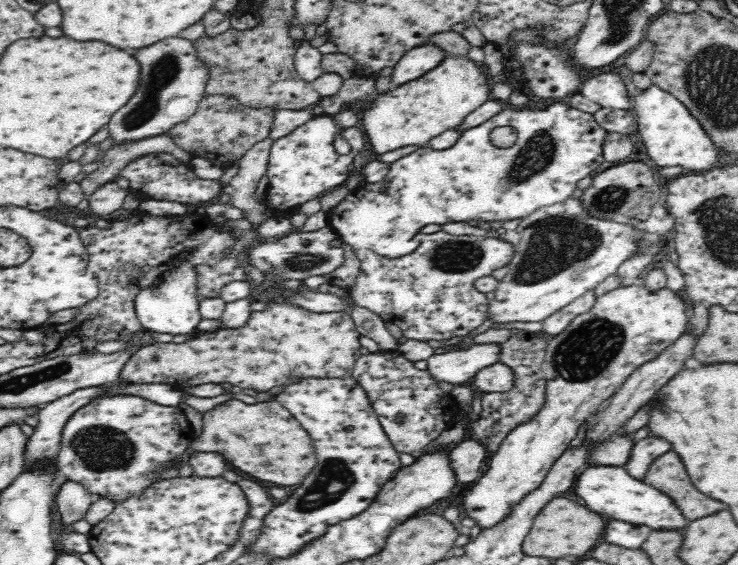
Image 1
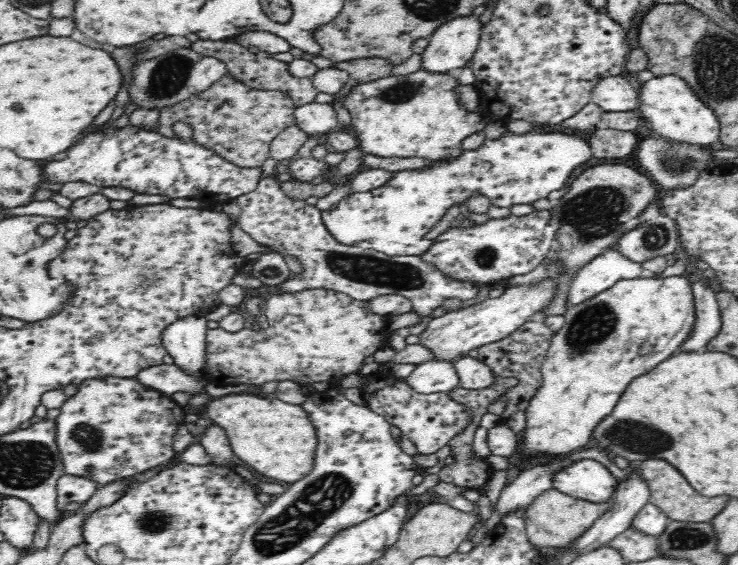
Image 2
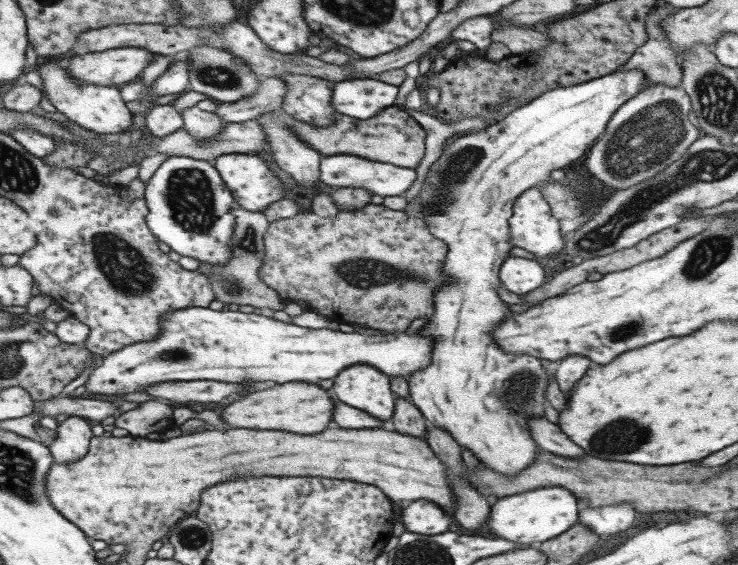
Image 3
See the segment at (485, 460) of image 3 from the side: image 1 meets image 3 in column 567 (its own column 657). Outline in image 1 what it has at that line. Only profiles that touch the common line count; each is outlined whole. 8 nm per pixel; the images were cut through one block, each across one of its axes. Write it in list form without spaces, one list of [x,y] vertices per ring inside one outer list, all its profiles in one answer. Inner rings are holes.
[[[653,84],[634,98],[632,110],[637,116],[636,131],[658,166],[684,166],[684,170],[703,171],[713,169],[718,162],[720,150],[706,133],[704,125],[672,93]]]

